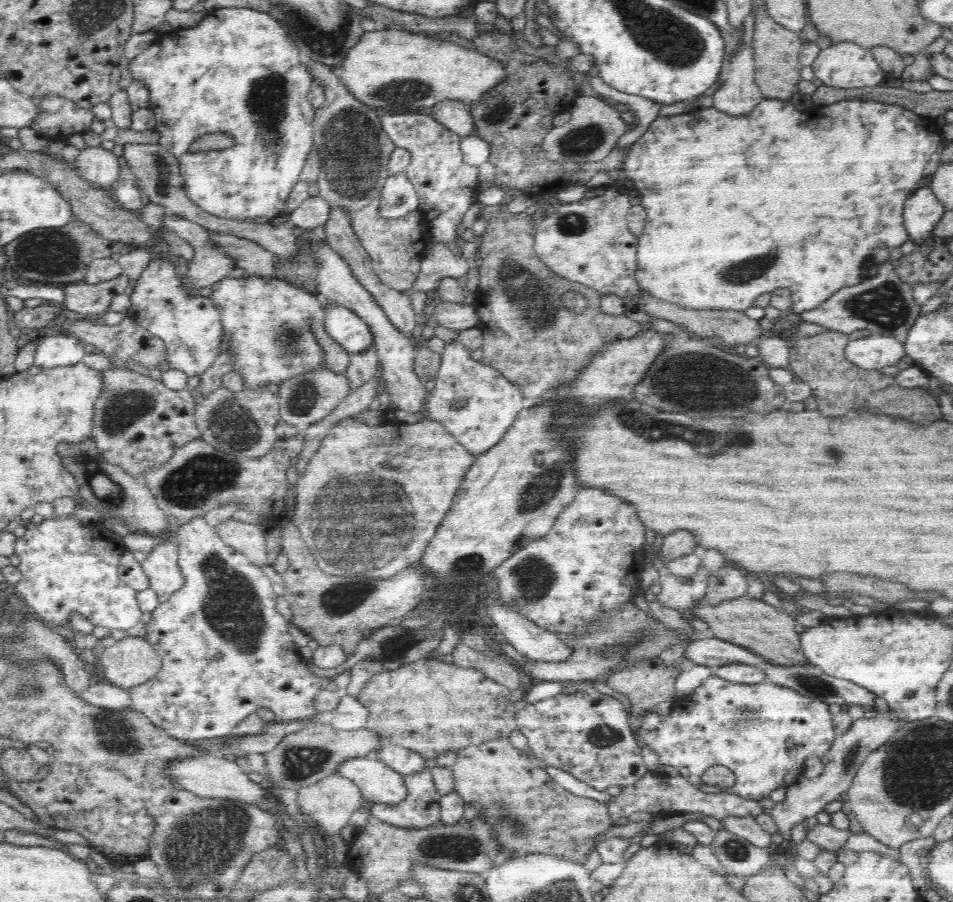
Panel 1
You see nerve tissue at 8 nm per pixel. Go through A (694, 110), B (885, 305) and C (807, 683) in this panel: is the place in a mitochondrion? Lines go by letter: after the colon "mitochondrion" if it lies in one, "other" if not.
A: other
B: mitochondrion
C: mitochondrion

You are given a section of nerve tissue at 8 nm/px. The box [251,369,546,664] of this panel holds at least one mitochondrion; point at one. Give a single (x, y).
(354, 523)

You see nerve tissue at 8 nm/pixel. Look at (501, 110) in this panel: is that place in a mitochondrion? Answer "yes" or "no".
yes

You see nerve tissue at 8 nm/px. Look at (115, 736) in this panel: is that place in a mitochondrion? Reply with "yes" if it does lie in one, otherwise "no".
yes

